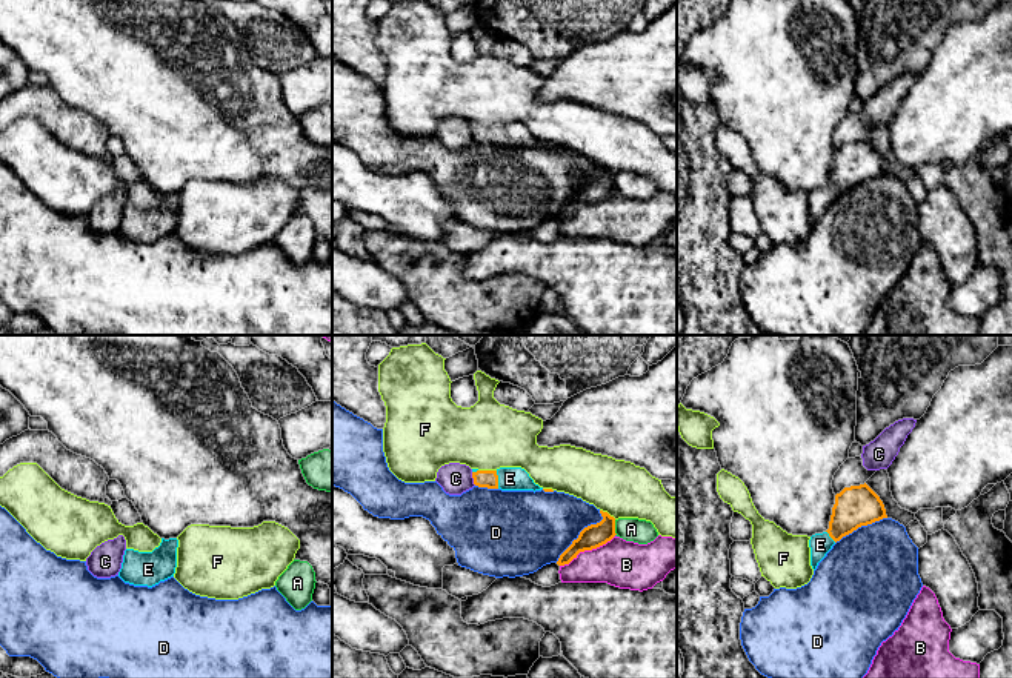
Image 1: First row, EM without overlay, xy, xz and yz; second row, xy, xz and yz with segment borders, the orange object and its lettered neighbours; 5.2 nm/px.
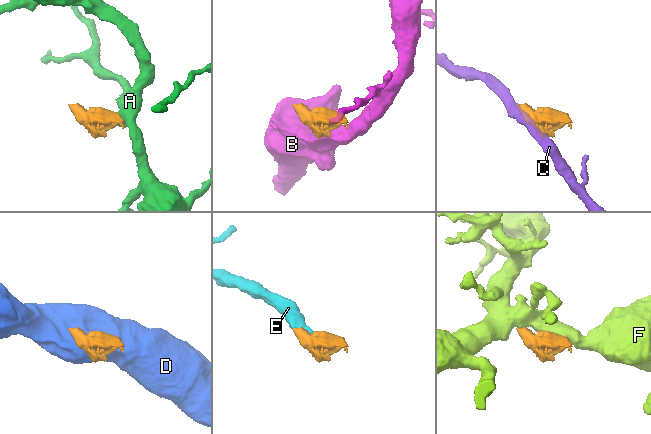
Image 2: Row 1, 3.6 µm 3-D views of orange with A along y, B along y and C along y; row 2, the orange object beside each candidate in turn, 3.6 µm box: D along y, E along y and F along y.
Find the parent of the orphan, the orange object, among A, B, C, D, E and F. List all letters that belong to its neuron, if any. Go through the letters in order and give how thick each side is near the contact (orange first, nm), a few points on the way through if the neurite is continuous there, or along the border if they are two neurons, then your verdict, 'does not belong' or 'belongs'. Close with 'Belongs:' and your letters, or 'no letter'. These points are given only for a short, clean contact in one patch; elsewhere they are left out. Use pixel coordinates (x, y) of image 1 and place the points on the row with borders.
A: 120 nm thick on the orange side, 130 nm on the other; does not belong
B: 120 nm thick on the orange side, 260 nm on the other; does not belong
C: 100 nm thick on the orange side, 160 nm on the other; border along xz (471, 472), (476, 485); does not belong
D: 120 nm thick on the orange side, 400 nm on the other; does not belong
E: 100 nm thick on the orange side, 130 nm on the other; runs through xz (483, 478), (497, 480), (509, 478); belongs
F: 100 nm thick on the orange side, 360 nm on the other; does not belong
Belongs: E

